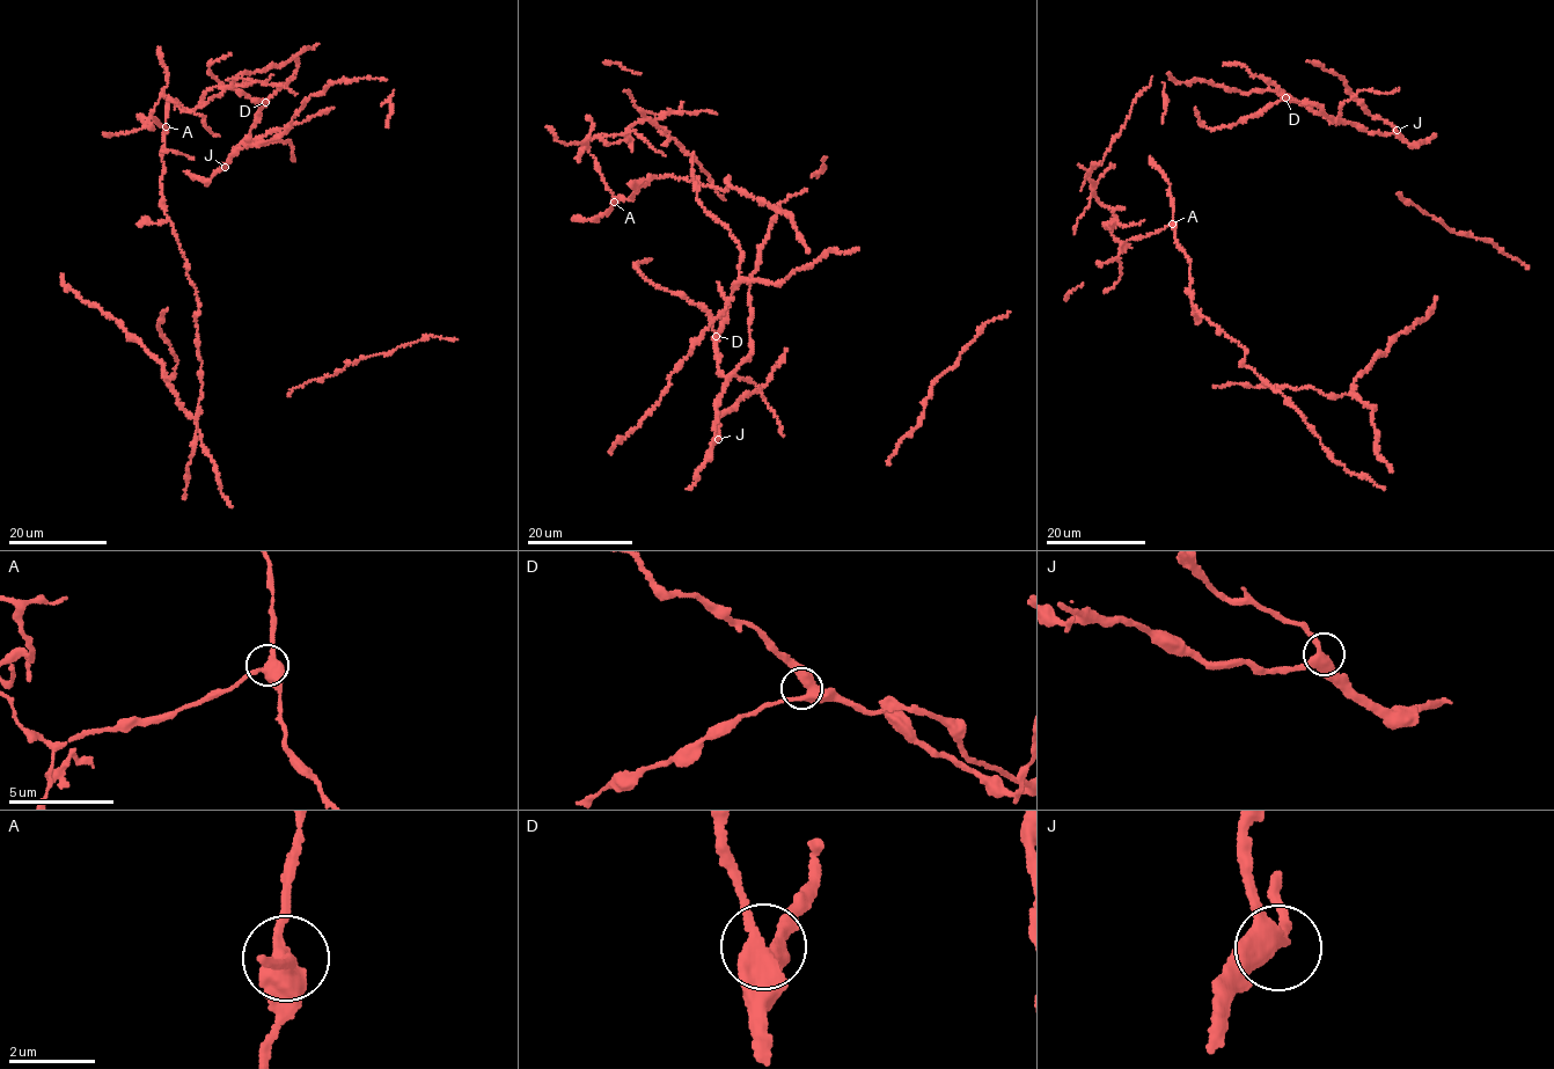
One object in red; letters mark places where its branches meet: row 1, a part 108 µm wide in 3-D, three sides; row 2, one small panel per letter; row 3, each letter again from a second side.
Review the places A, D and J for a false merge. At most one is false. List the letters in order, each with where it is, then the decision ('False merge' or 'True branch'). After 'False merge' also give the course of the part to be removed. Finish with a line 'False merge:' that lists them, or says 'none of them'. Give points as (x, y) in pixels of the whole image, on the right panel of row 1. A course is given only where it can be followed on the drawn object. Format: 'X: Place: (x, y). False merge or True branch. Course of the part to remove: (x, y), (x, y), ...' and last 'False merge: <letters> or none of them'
A: Place: (1172, 224). False merge. Course of the part to remove: (1172, 224), (1149, 235), (1119, 241), (1105, 226), (1116, 219), (1112, 210), (1092, 192), (1092, 169), (1152, 77)
D: Place: (1285, 97). True branch
J: Place: (1397, 130). True branch
False merge: A

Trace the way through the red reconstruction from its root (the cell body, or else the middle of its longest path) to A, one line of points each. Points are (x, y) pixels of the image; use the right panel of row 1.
A: (1189, 270), (1188, 257), (1175, 241), (1172, 224)

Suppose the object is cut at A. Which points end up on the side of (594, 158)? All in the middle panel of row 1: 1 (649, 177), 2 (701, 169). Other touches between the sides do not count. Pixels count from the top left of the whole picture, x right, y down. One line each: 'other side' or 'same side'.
1: other side
2: same side

